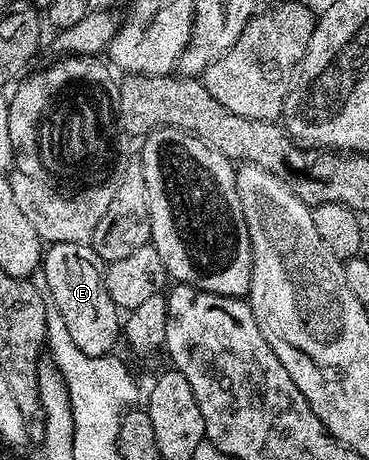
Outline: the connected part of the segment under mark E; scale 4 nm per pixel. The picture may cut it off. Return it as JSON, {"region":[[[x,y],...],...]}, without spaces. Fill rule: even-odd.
{"region":[[[85,242],[77,244],[50,243],[46,247],[41,263],[42,274],[44,280],[47,281],[46,289],[49,291],[50,301],[53,303],[54,309],[55,306],[59,309],[58,321],[65,324],[69,337],[73,339],[73,344],[77,344],[77,348],[81,348],[81,352],[85,352],[85,356],[101,356],[112,353],[116,349],[115,341],[120,341],[121,338],[121,311],[113,304],[113,300],[105,288],[105,264],[97,256],[93,247]]]}

